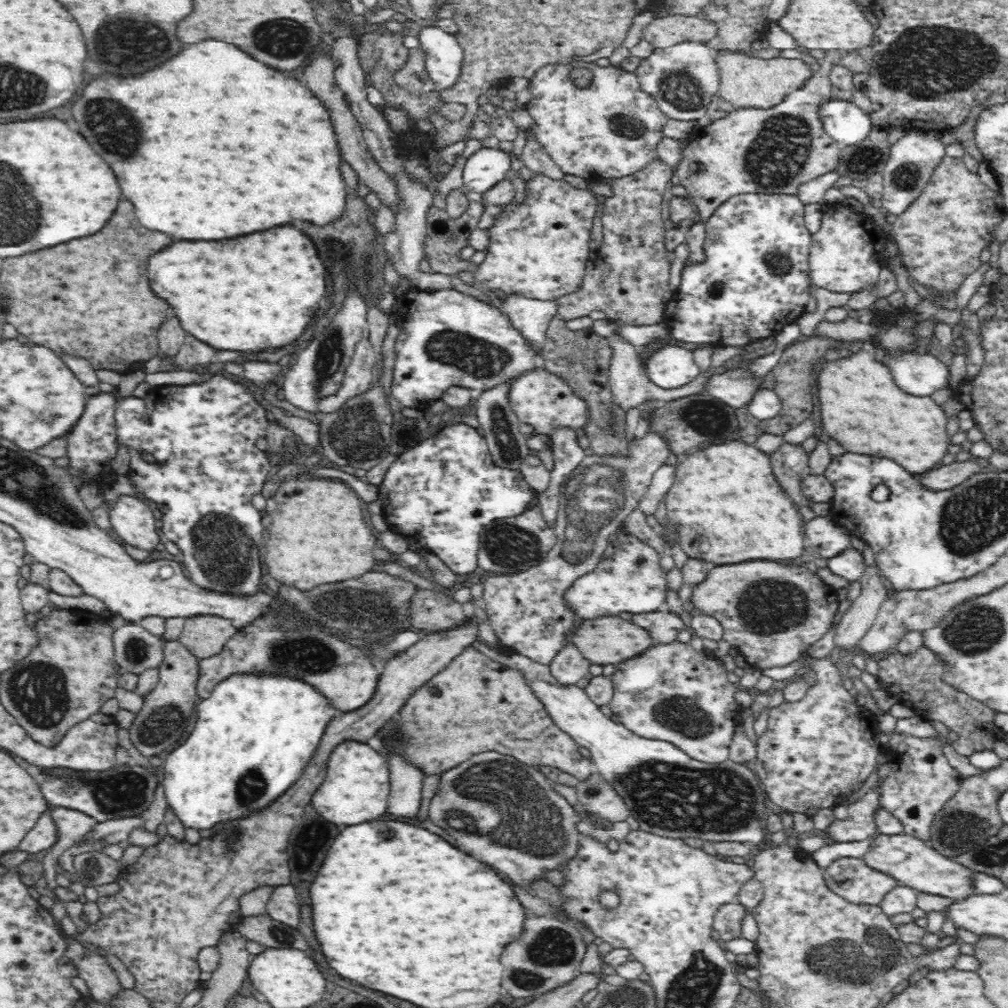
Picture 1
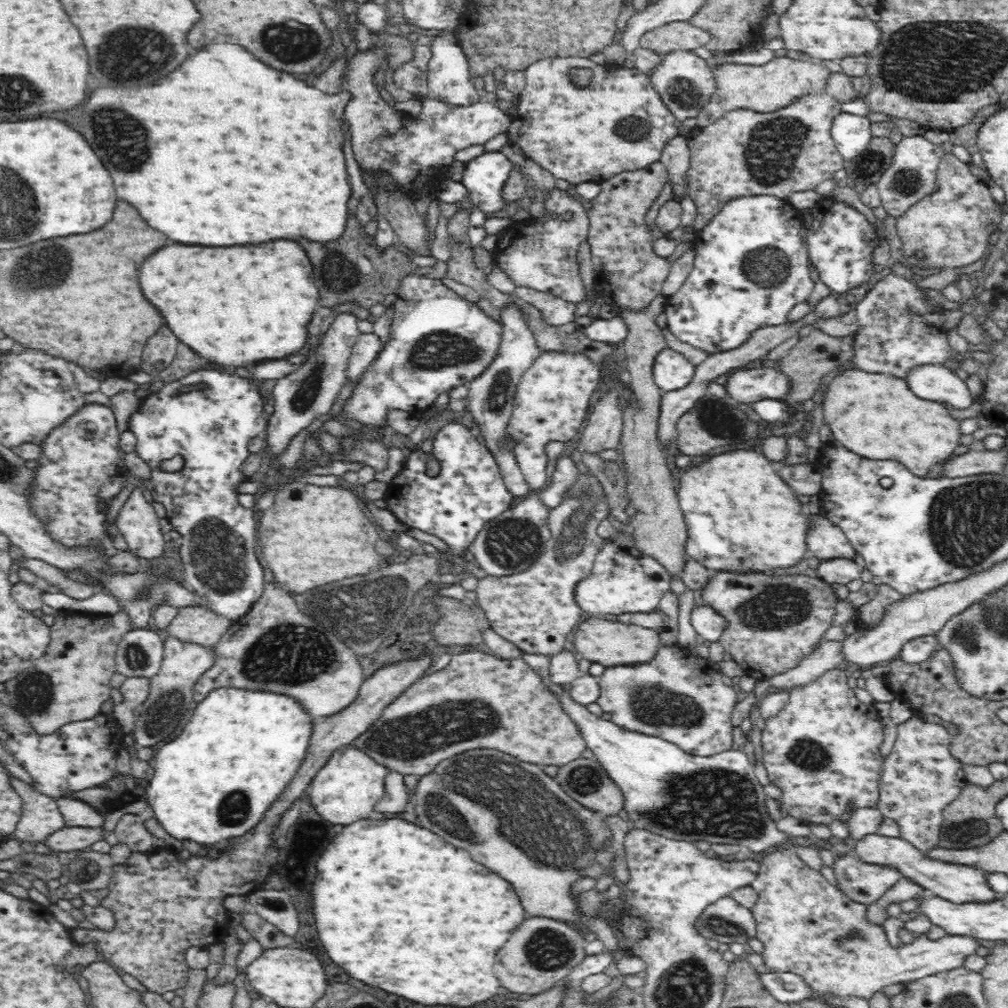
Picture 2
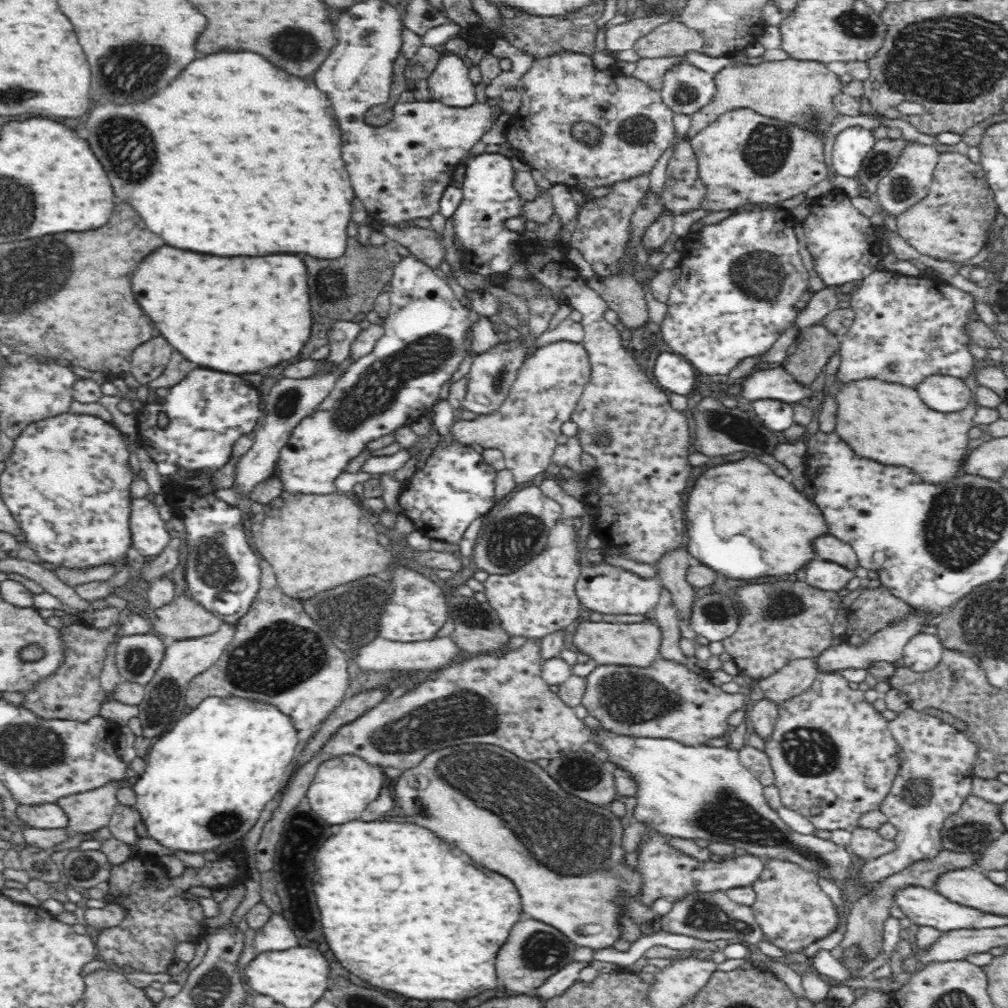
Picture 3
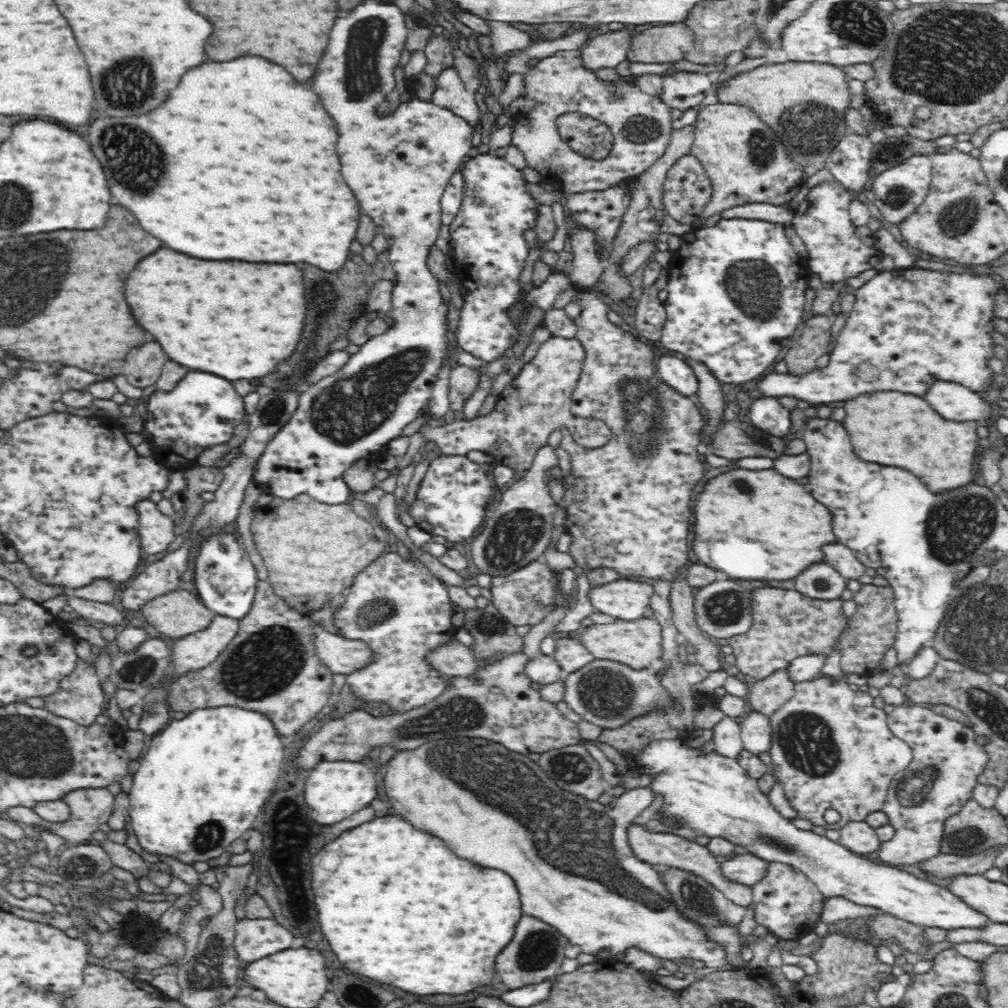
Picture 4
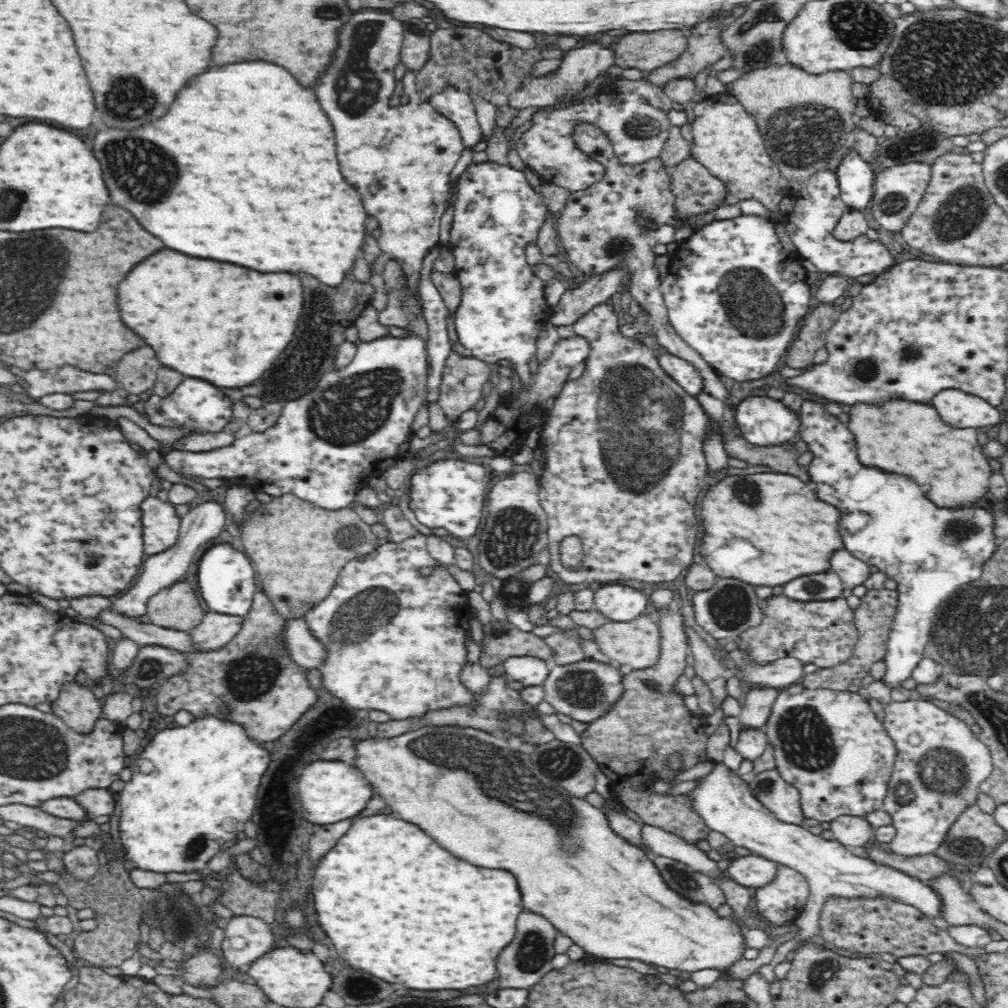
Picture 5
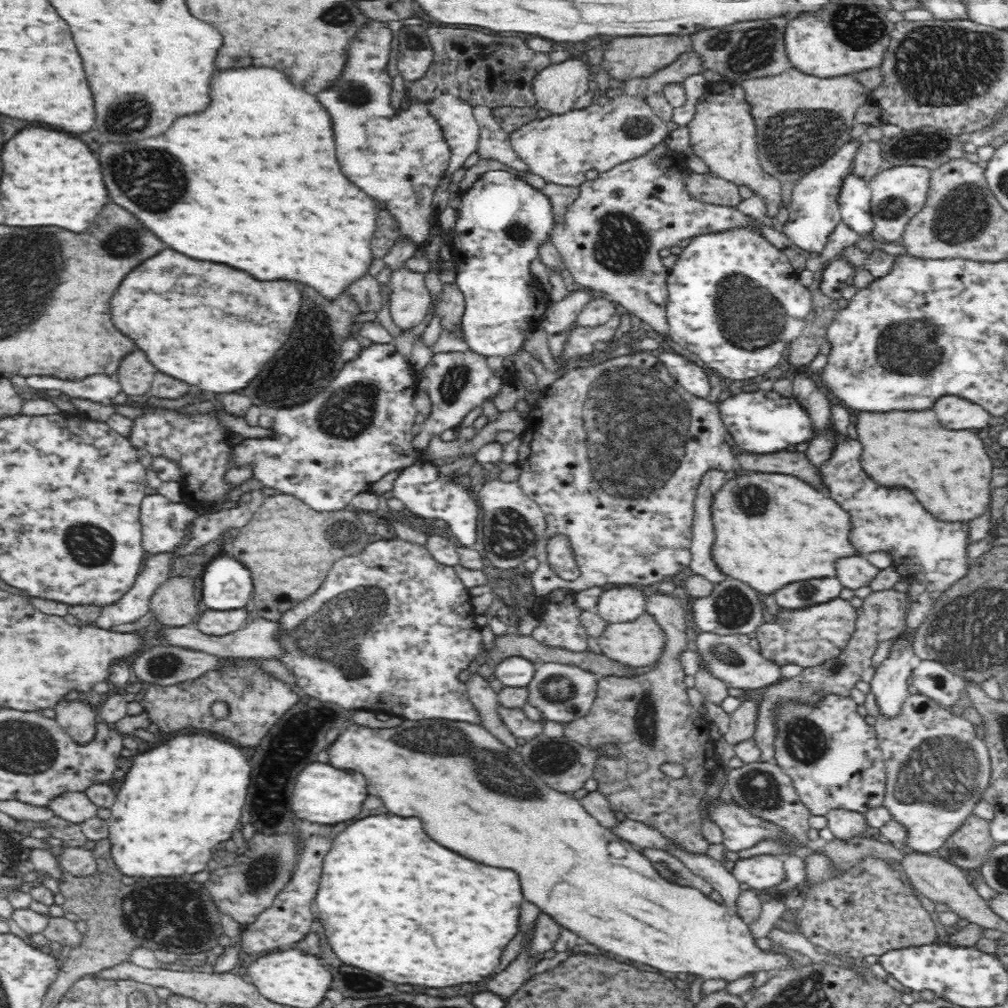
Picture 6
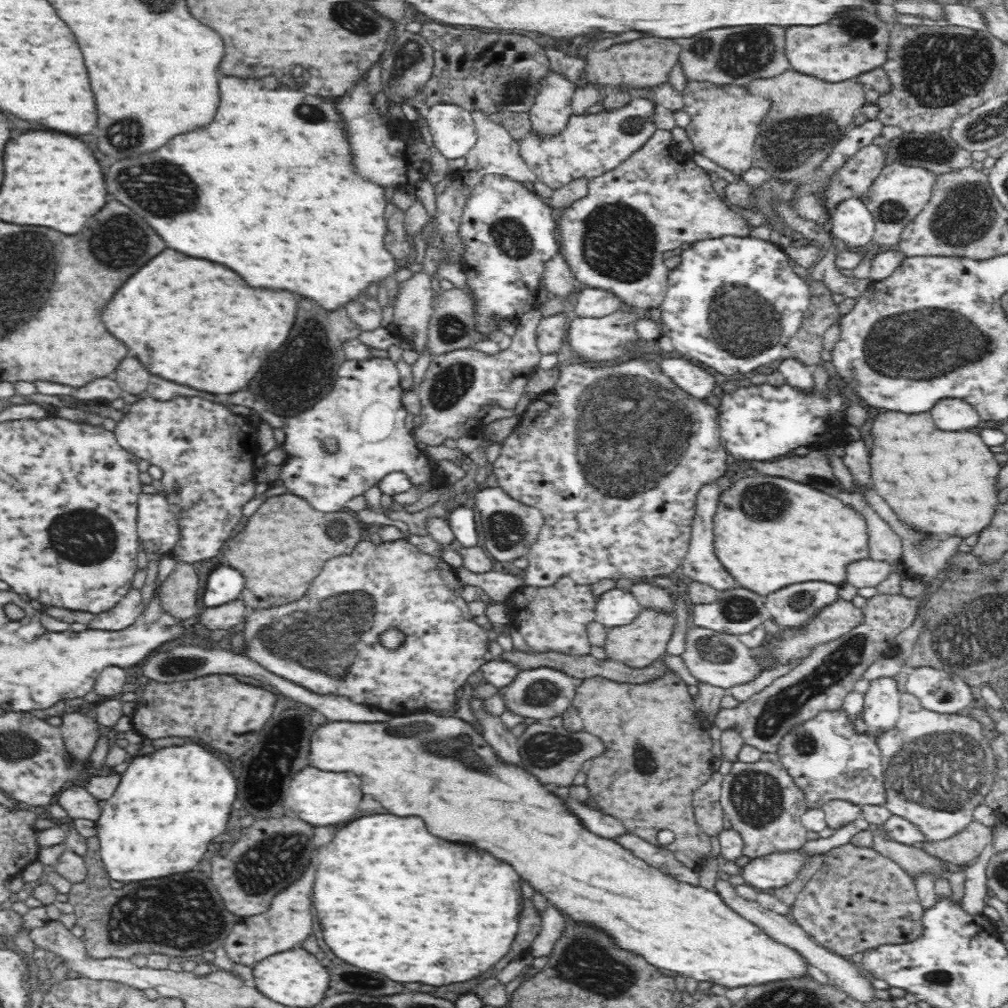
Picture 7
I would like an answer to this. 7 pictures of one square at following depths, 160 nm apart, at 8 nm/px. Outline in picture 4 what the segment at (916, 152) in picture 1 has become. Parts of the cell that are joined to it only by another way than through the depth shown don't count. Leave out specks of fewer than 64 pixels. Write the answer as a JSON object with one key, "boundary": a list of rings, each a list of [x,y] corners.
{"boundary":[[[916,155],[894,169],[888,169],[872,178],[869,194],[886,221],[902,224],[910,214],[916,212],[923,204],[930,188],[932,170],[933,164],[930,157]]]}

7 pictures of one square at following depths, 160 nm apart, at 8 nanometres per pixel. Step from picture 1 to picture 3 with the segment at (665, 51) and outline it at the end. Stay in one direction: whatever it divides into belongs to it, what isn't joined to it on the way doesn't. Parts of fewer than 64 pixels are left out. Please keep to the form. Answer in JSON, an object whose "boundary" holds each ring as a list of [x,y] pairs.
{"boundary":[[[682,61],[665,72],[659,93],[674,114],[692,115],[710,104],[716,92],[714,78],[714,74]]]}

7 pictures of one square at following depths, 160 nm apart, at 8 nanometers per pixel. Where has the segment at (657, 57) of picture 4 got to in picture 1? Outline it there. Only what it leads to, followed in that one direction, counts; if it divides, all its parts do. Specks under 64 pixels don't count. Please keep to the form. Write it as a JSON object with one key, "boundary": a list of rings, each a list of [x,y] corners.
{"boundary":[[[666,16],[665,19],[652,20],[643,28],[643,39],[654,49],[685,43],[705,43],[717,34],[718,27],[697,16]]]}

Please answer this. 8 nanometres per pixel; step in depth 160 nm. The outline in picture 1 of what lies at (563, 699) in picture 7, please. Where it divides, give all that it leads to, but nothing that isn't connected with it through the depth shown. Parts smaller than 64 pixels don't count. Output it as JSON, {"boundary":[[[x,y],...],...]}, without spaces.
{"boundary":[[[675,641],[671,644],[654,644],[650,652],[616,666],[610,677],[615,696],[609,707],[626,728],[650,740],[675,744],[694,760],[713,763],[729,760],[729,748],[736,728],[740,726],[742,708],[734,699],[736,685],[728,681],[727,670],[718,658],[694,650],[690,643]]]}

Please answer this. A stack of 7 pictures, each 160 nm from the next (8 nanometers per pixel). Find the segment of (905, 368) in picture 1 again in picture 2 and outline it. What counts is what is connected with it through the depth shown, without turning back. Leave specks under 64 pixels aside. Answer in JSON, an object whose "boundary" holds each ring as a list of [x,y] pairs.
{"boundary":[[[933,364],[914,368],[904,380],[910,384],[910,390],[924,400],[945,402],[959,409],[972,406],[972,402],[976,400],[966,384],[965,376],[950,371],[944,365]]]}

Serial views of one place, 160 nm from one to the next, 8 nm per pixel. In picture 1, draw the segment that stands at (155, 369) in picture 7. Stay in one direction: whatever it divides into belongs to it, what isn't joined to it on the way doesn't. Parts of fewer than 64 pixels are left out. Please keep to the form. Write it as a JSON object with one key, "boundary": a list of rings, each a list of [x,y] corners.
{"boundary":[[[290,226],[290,228],[274,228],[274,232],[258,232],[258,236],[238,236],[238,240],[220,240],[220,242],[214,240],[214,244],[202,244],[202,242],[190,244],[186,240],[174,242],[168,248],[164,248],[162,252],[150,256],[150,260],[148,260],[148,280],[150,280],[152,290],[174,308],[178,320],[182,322],[182,328],[188,334],[192,334],[198,340],[214,346],[216,350],[238,350],[238,352],[260,352],[260,350],[270,348],[270,346],[280,348],[280,346],[286,346],[286,344],[294,342],[306,330],[310,318],[314,316],[314,312],[308,310],[308,308],[316,306],[318,300],[326,292],[326,286],[324,286],[326,284],[326,268],[324,268],[322,260],[318,258],[318,252],[316,252],[312,240],[294,226]]]}

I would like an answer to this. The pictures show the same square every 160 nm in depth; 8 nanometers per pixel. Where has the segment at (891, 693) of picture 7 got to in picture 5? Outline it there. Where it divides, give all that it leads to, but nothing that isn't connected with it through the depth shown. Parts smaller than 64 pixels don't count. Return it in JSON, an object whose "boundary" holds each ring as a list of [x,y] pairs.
{"boundary":[[[804,400],[802,402],[802,408],[800,408],[800,420],[802,420],[802,440],[808,444],[808,448],[813,452],[812,464],[808,466],[810,468],[810,476],[812,480],[818,484],[816,492],[820,496],[820,500],[826,500],[834,506],[840,508],[842,512],[842,538],[844,538],[844,544],[848,548],[848,552],[851,552],[856,558],[867,562],[870,565],[877,566],[879,570],[885,573],[889,578],[895,580],[898,584],[897,591],[899,592],[899,603],[897,608],[897,615],[895,616],[892,632],[890,632],[885,656],[883,659],[884,665],[886,665],[886,672],[880,679],[882,685],[888,688],[890,691],[896,690],[899,686],[911,677],[912,672],[918,667],[918,664],[925,657],[925,646],[929,642],[929,631],[933,624],[934,618],[937,616],[938,608],[941,606],[941,602],[954,590],[958,589],[962,584],[976,580],[981,576],[981,569],[995,545],[1000,542],[1000,539],[994,536],[992,532],[992,525],[990,525],[990,511],[982,508],[970,508],[966,512],[946,512],[946,510],[940,510],[940,508],[934,508],[934,504],[930,504],[922,494],[920,494],[920,488],[914,480],[906,480],[906,476],[890,476],[890,474],[884,474],[884,472],[878,472],[876,468],[864,468],[860,462],[858,462],[858,456],[856,456],[856,440],[854,440],[854,434],[846,428],[846,424],[842,424],[836,416],[828,414],[826,412],[826,406],[816,402],[816,400]]]}

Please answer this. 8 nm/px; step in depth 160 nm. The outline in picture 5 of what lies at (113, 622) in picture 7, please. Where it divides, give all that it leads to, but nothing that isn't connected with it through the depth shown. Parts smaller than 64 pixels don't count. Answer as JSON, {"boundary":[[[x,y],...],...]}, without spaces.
{"boundary":[[[205,502],[191,508],[186,515],[181,517],[181,525],[179,528],[178,540],[168,549],[161,553],[150,555],[144,562],[144,570],[140,572],[140,576],[134,579],[134,586],[126,589],[122,596],[108,599],[110,601],[111,614],[124,615],[130,619],[136,616],[144,616],[147,613],[147,604],[151,596],[154,596],[162,588],[174,584],[186,572],[186,568],[190,566],[190,562],[196,556],[196,550],[210,542],[212,538],[216,538],[223,530],[225,519],[228,518],[221,506],[221,503]]]}

